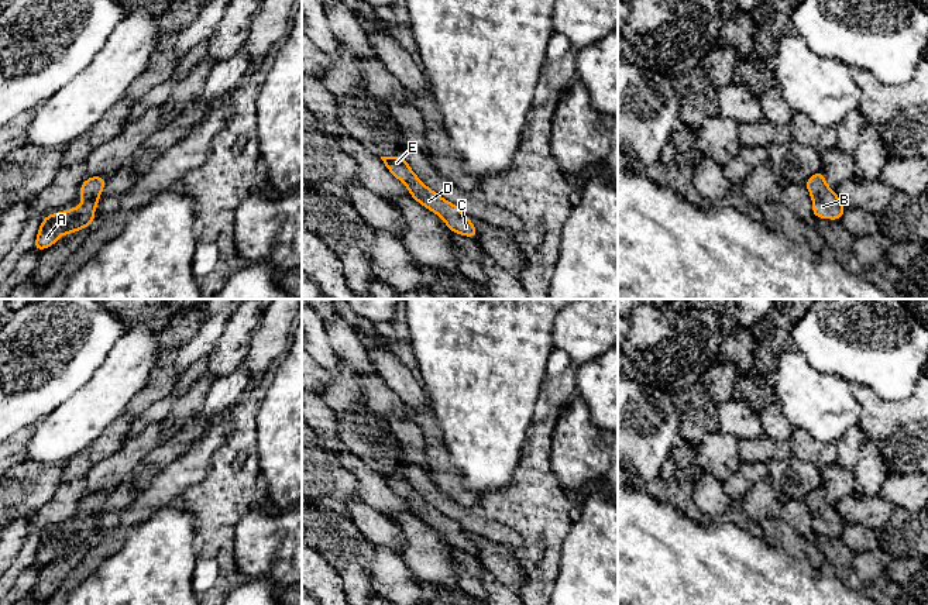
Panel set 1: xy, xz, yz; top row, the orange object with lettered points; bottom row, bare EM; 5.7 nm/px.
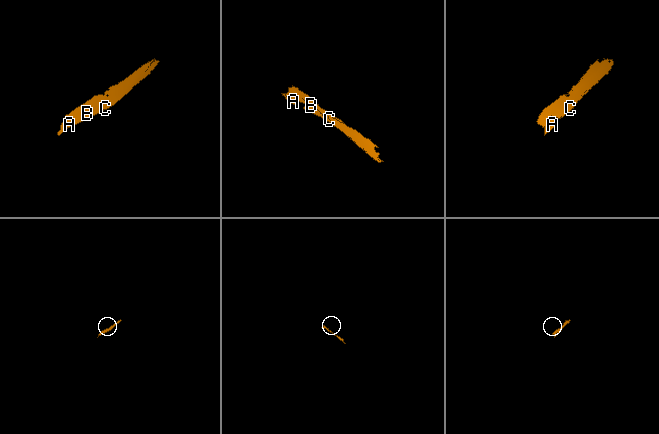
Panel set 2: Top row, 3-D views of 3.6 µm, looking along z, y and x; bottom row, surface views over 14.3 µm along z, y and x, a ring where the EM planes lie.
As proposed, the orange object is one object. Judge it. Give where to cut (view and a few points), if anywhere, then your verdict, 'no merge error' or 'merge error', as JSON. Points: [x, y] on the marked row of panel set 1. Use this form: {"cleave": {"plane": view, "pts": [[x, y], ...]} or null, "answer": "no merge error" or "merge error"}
{"cleave": null, "answer": "no merge error"}

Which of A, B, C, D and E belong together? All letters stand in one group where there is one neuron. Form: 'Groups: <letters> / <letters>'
Groups: A B C D E

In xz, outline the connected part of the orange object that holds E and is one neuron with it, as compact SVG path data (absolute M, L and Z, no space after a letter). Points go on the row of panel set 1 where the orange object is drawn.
M381 157L388 171L406 185L410 197L440 216L447 228L456 234L477 238L478 230L454 203L443 199L427 188L410 169L405 157Z

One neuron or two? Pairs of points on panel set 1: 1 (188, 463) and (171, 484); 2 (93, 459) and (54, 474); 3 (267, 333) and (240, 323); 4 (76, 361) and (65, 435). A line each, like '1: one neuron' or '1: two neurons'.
1: one neuron
2: two neurons
3: two neurons
4: two neurons

